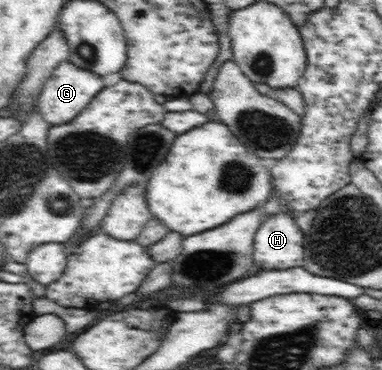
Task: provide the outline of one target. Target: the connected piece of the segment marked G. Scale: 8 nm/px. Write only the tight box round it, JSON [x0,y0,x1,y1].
[39,59,105,126]

